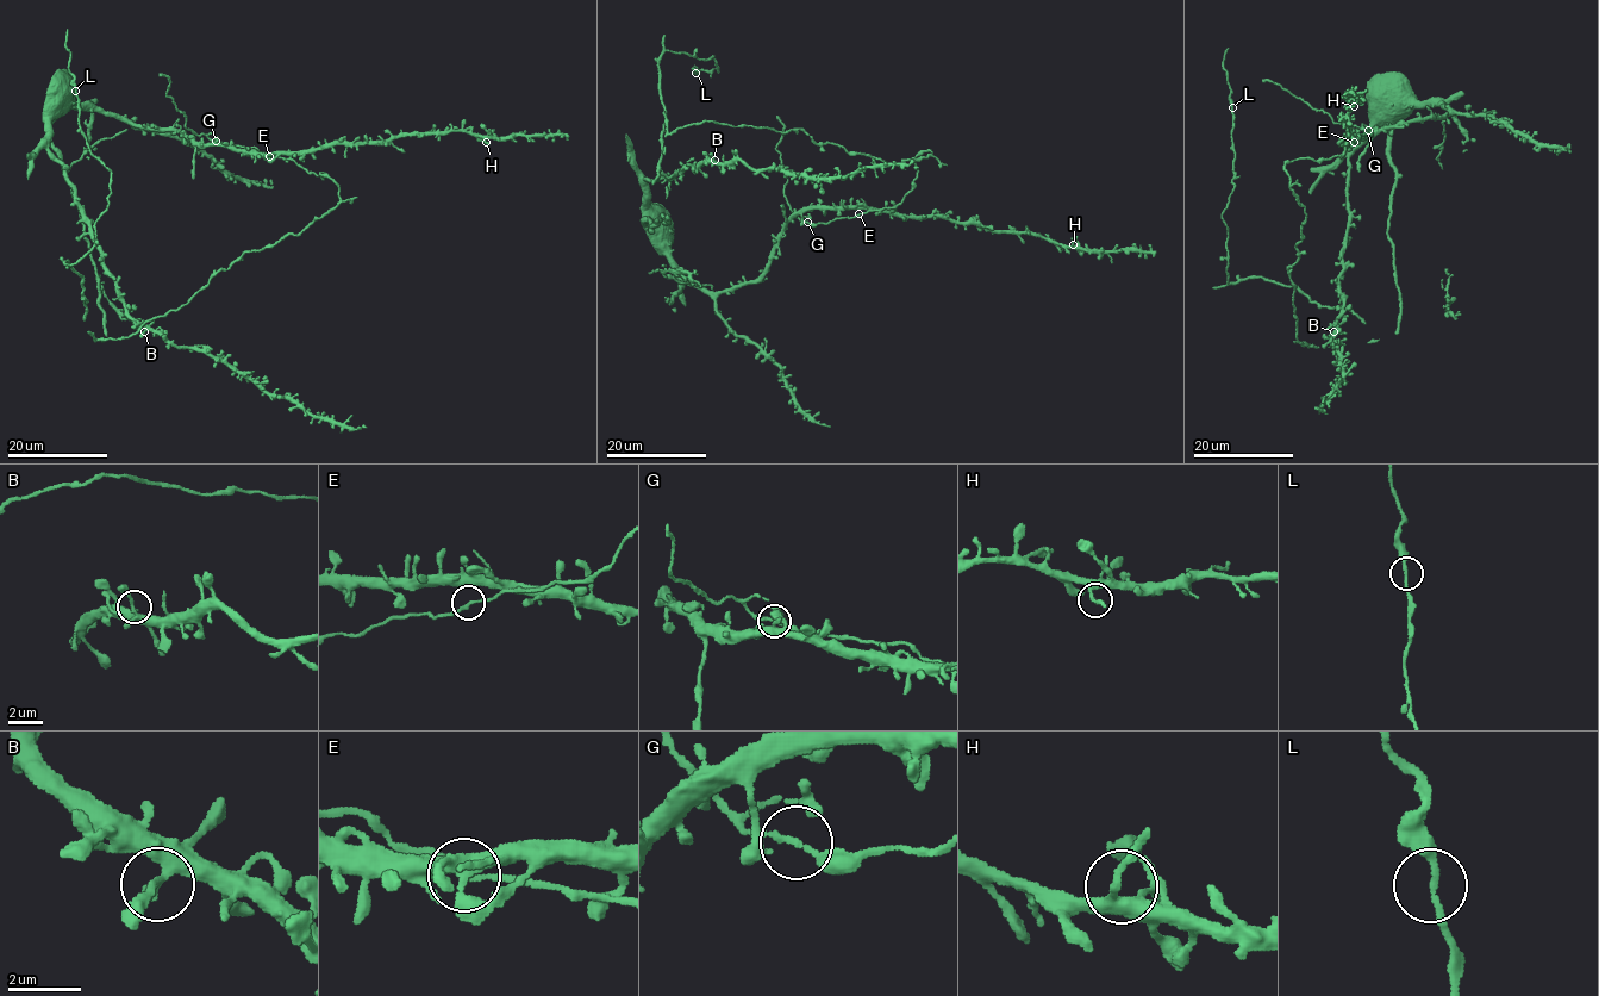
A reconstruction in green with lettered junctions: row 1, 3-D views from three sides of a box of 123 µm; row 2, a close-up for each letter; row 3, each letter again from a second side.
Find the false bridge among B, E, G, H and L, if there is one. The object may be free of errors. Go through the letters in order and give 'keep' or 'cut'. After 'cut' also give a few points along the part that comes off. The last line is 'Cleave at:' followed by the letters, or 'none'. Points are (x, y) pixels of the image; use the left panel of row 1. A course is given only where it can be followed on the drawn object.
B: keep
E: keep
G: keep
H: keep
L: keep
Cleave at: none

